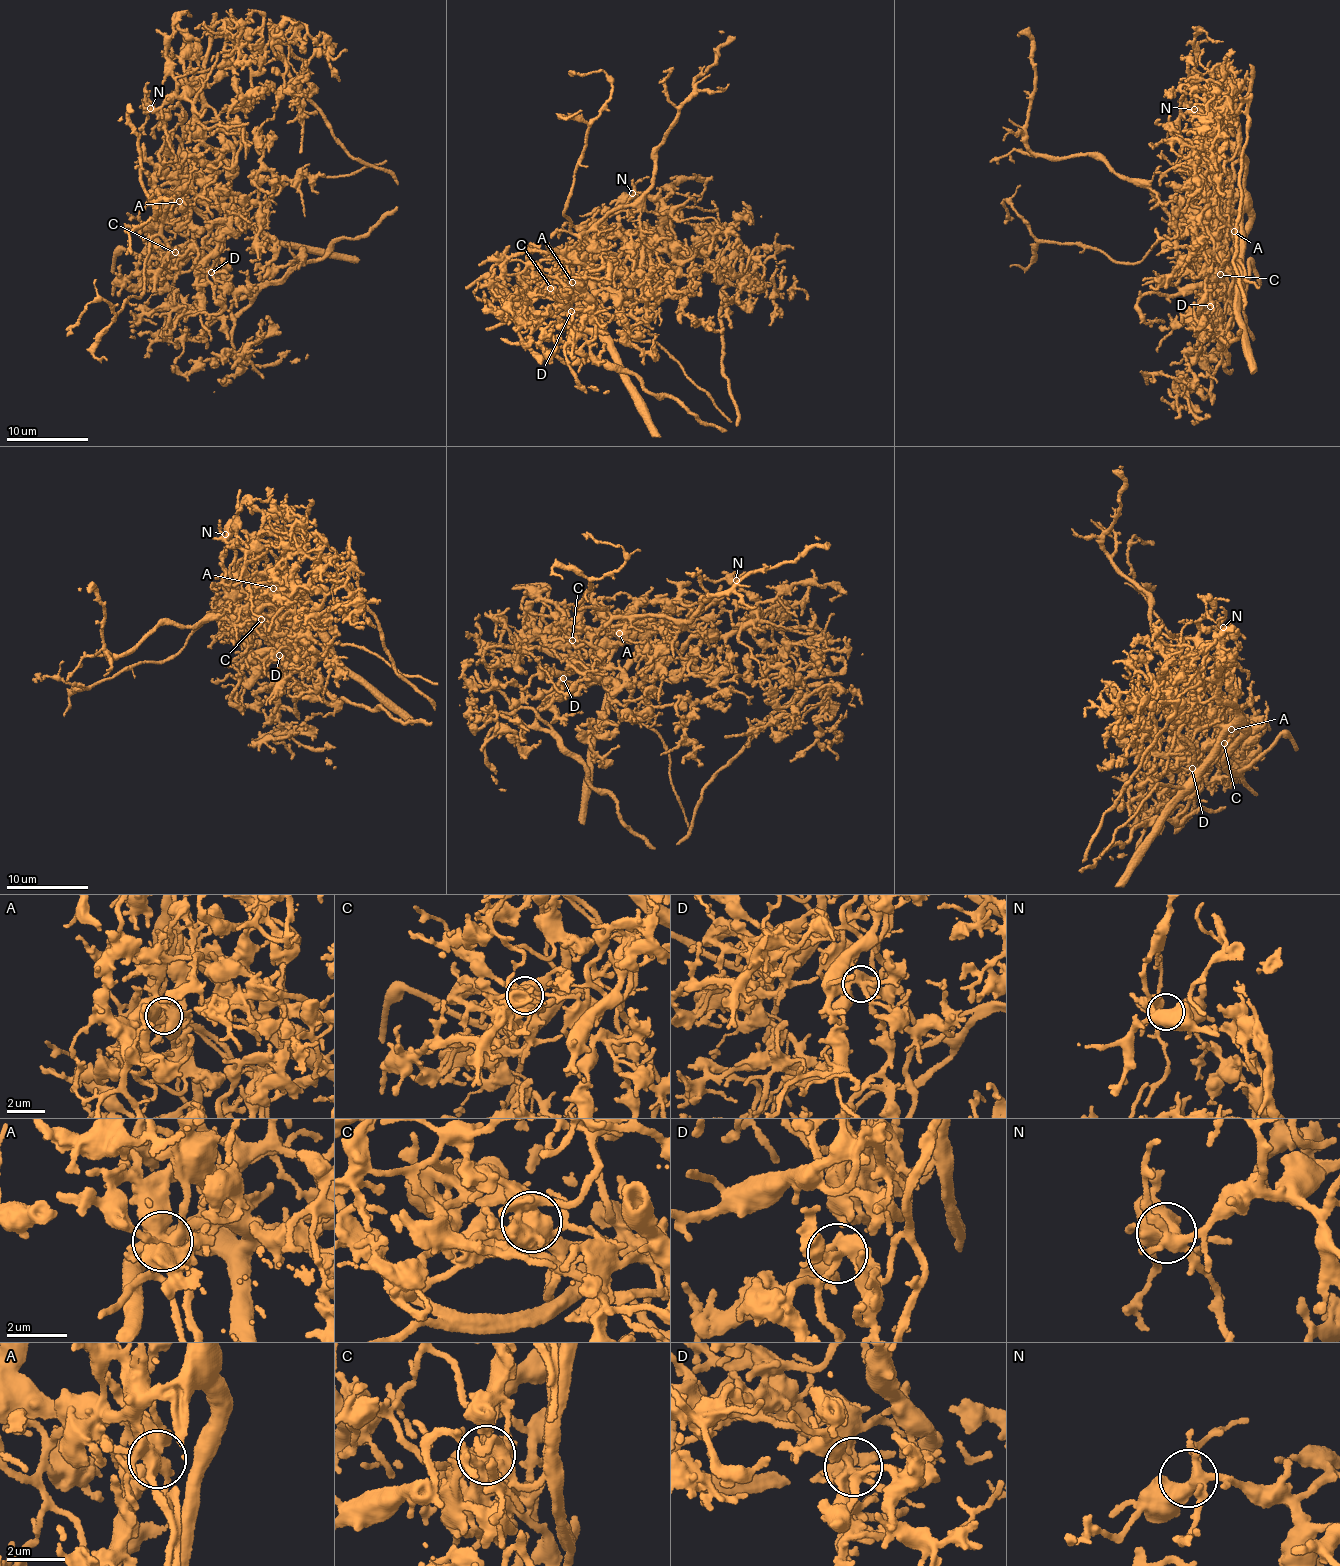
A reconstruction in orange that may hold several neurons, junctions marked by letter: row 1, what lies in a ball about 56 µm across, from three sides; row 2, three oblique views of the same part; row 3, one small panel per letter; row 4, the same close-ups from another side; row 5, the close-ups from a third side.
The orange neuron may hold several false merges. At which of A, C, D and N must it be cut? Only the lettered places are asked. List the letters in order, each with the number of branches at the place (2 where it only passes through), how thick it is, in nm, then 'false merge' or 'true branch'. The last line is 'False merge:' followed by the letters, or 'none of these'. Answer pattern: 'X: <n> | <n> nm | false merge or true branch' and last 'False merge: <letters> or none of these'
A: 7 | 480 nm | false merge
C: 6 | 600 nm | false merge
D: 5 | 320 nm | true branch
N: 5 | 420 nm | true branch
False merge: A, C

